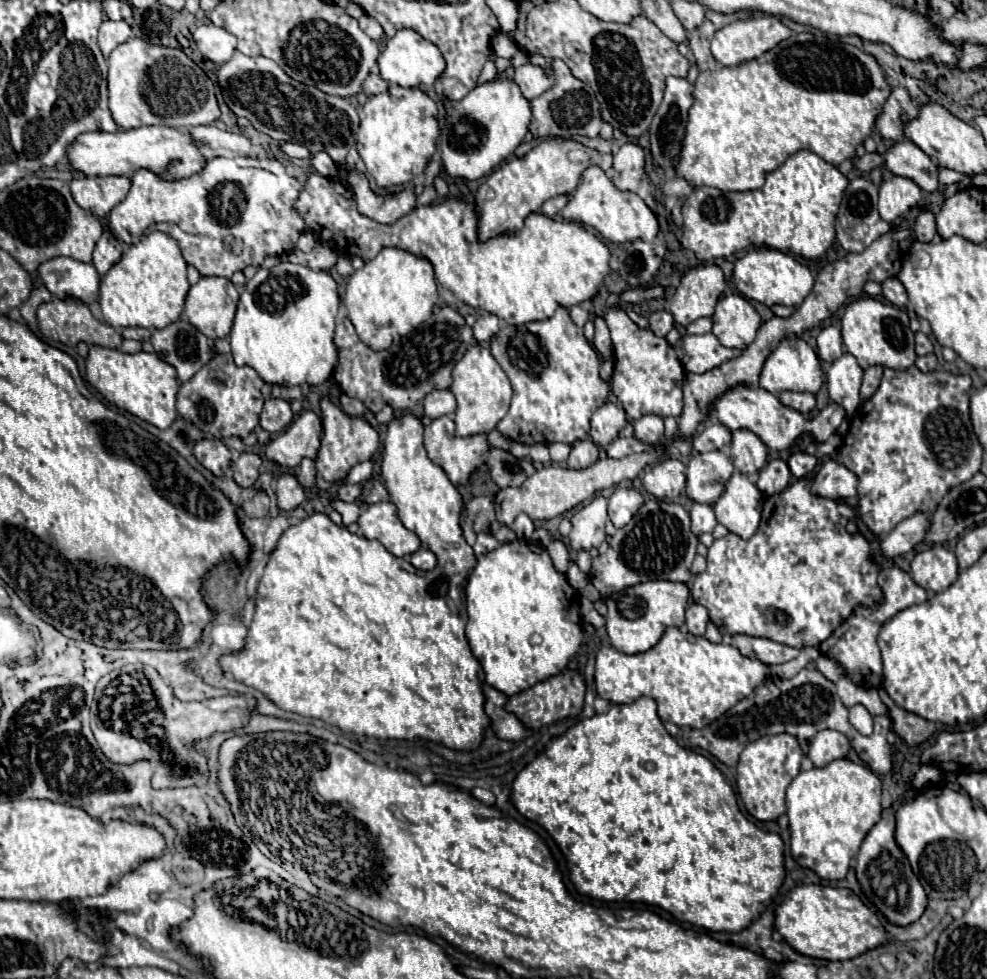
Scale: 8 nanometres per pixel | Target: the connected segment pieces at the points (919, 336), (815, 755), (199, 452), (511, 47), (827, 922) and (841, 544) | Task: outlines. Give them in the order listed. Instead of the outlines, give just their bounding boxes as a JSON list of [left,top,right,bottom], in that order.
[[916,332,932,356],[808,730,850,768],[194,438,230,476],[492,34,518,58],[774,884,888,960],[690,478,880,648]]

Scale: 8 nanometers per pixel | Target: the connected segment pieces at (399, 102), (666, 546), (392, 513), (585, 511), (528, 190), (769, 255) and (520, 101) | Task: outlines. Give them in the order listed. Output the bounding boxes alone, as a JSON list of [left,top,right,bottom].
[[356,86,440,188],[592,500,698,592],[358,502,422,558],[568,496,608,552],[474,138,612,242],[734,250,814,306],[440,70,530,180]]

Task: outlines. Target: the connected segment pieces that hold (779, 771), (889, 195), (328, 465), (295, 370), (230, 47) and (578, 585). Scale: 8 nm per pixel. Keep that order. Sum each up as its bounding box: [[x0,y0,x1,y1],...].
[[738,734,802,822],[878,176,922,224],[316,396,378,482],[230,262,338,386],[192,24,236,64],[568,562,588,592]]

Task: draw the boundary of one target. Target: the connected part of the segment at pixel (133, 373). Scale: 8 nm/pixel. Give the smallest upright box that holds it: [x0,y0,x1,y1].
[86,346,178,430]

